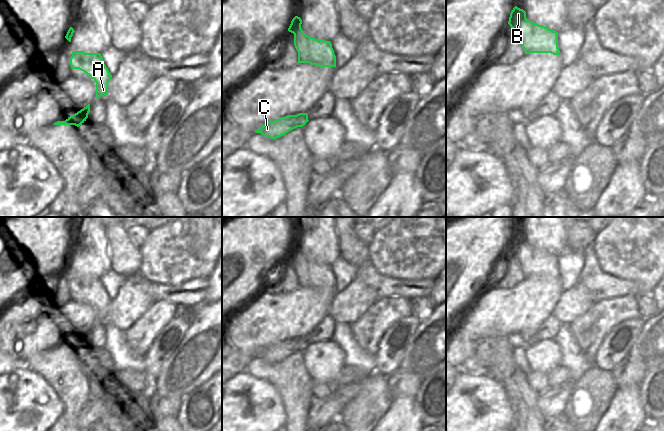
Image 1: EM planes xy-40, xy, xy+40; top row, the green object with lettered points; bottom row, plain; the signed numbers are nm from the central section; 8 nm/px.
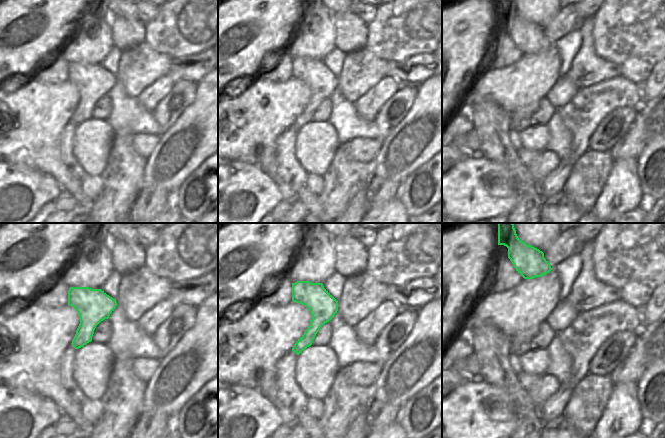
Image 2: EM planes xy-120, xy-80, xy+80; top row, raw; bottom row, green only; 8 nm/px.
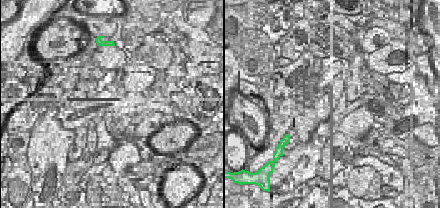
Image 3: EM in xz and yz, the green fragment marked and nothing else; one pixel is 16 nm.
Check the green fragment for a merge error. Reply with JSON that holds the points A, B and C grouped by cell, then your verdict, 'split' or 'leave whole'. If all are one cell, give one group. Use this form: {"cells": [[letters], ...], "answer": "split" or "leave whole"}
{"cells": [["A", "B", "C"]], "answer": "leave whole"}

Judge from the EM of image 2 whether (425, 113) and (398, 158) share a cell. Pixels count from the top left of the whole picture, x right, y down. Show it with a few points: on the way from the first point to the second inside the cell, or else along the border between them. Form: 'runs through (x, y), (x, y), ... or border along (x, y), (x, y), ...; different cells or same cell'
runs through (425, 124), (425, 130), (408, 147); same cell

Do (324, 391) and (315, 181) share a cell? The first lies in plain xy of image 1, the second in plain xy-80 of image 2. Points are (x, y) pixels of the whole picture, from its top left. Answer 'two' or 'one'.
one

